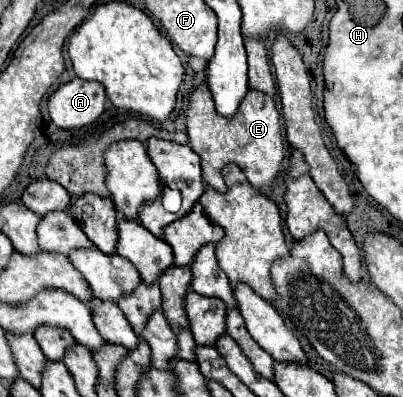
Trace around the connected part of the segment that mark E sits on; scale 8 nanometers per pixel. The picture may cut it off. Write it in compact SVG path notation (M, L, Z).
M201 84L193 94L191 94L191 108L187 110L187 136L191 148L201 156L201 166L203 166L203 180L217 192L225 194L227 184L223 180L223 166L227 164L237 164L243 174L247 176L249 184L261 192L267 192L273 188L273 180L281 178L285 170L285 152L283 152L283 136L281 136L281 120L279 112L275 108L275 102L271 96L265 96L261 92L251 90L237 116L233 120L225 120L223 116L217 116L215 104L211 100L209 88Z

